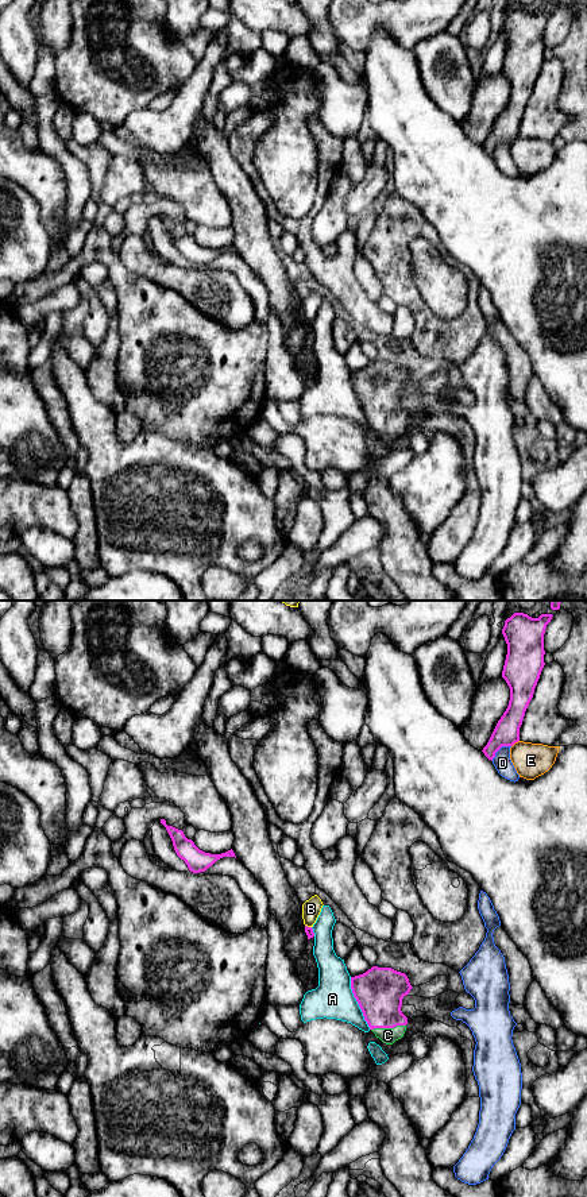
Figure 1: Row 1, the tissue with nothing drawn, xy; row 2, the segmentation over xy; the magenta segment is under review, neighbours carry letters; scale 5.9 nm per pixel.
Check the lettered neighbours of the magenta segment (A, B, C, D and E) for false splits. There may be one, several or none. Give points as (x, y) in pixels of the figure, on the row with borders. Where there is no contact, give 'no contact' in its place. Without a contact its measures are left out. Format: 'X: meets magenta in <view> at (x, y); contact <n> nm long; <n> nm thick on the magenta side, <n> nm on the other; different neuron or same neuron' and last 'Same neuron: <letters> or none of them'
A: meets magenta in xy at (358, 1003); contact 340 nm long; 280 nm thick on the magenta side, 240 nm on the other; different neuron
B: meets magenta in xy at (306, 926); contact 40 nm long; 50 nm thick on the magenta side, 110 nm on the other; different neuron
C: meets magenta in xy at (387, 1027); contact 220 nm long; 280 nm thick on the magenta side, 100 nm on the other; same neuron
D: meets magenta in xy at (499, 748); contact 150 nm long; 160 nm thick on the magenta side, 110 nm on the other; different neuron
E: meets magenta in xy at (514, 742); contact 60 nm long; 160 nm thick on the magenta side, 200 nm on the other; different neuron
Same neuron: C

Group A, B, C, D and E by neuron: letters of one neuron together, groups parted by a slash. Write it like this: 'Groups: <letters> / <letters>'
Groups: A / B / C / D / E

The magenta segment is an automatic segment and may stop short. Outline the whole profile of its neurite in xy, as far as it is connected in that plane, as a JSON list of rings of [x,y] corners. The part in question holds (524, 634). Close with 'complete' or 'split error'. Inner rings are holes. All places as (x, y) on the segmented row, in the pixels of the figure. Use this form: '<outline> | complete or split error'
[[[514,613],[505,621],[502,634],[507,644],[507,655],[502,677],[510,688],[510,700],[482,750],[491,761],[502,746],[513,746],[520,741],[525,711],[545,665],[544,634],[552,617],[541,614],[532,618],[524,613]]] | complete

